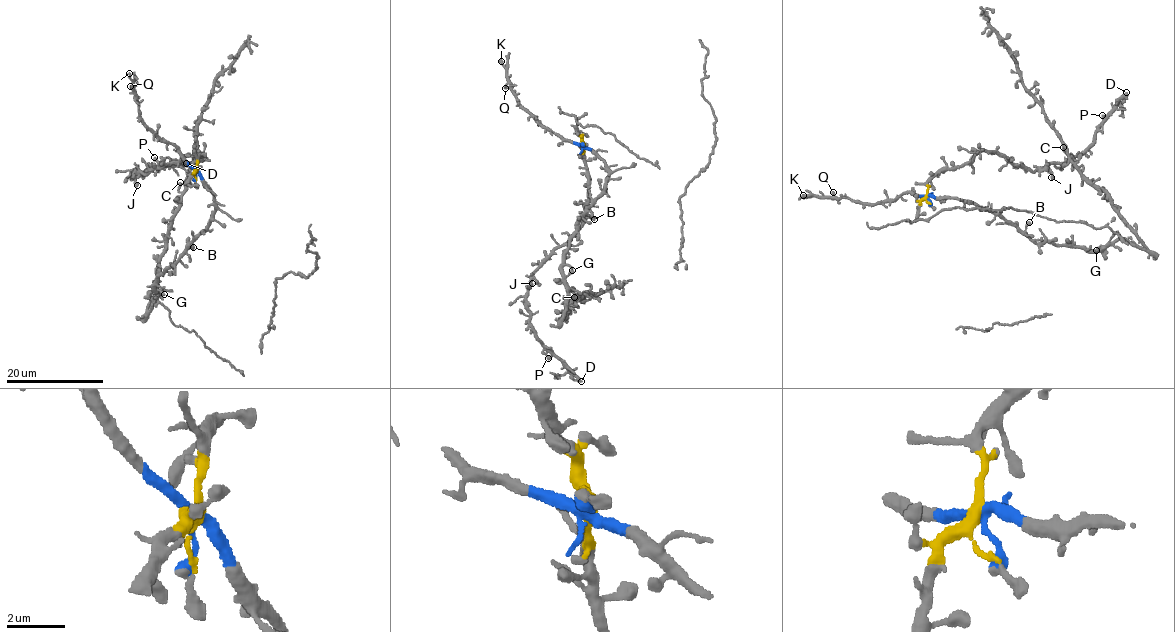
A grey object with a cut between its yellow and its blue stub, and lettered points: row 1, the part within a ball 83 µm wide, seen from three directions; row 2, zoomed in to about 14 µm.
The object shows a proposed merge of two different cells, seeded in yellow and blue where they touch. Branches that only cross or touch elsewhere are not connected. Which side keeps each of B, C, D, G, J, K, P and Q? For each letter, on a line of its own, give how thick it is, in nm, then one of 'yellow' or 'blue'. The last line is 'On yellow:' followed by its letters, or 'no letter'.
B: calibre 360 nm; blue
C: calibre 400 nm; blue
D: calibre 360 nm; yellow
G: calibre 320 nm; blue
J: calibre 360 nm; yellow
K: calibre 400 nm; blue
P: calibre 400 nm; yellow
Q: calibre 280 nm; blue
On yellow: D, J, P

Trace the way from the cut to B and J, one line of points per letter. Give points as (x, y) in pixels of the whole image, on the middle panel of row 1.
B: (583, 146), (603, 161), (607, 172), (601, 196), (586, 213), (594, 219)
J: (583, 146), (587, 171), (586, 217), (574, 236), (553, 251), (532, 276), (531, 283)

